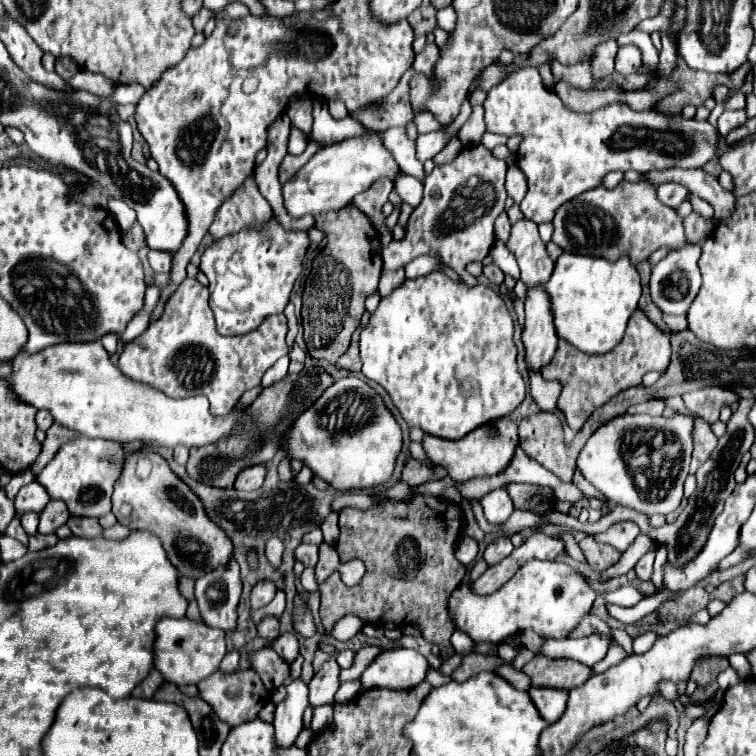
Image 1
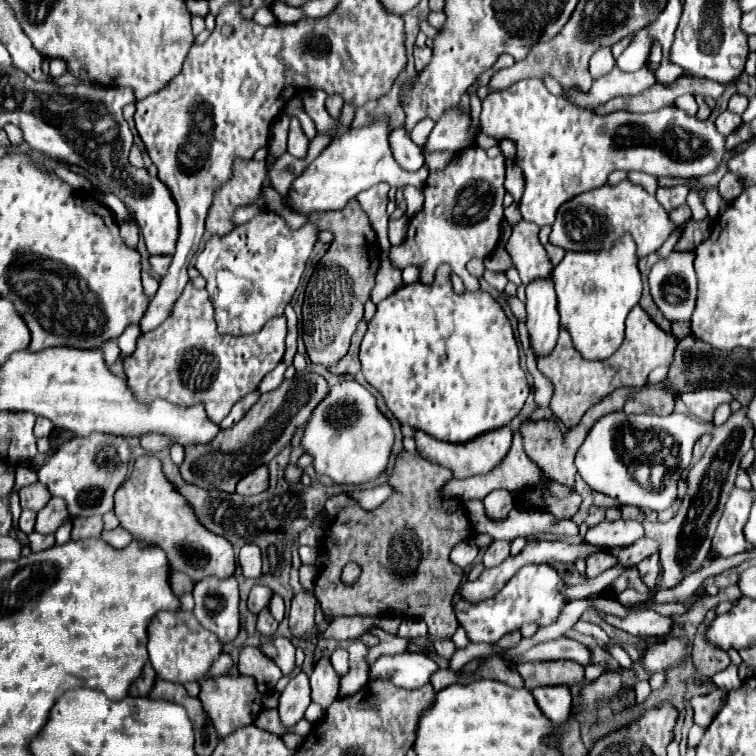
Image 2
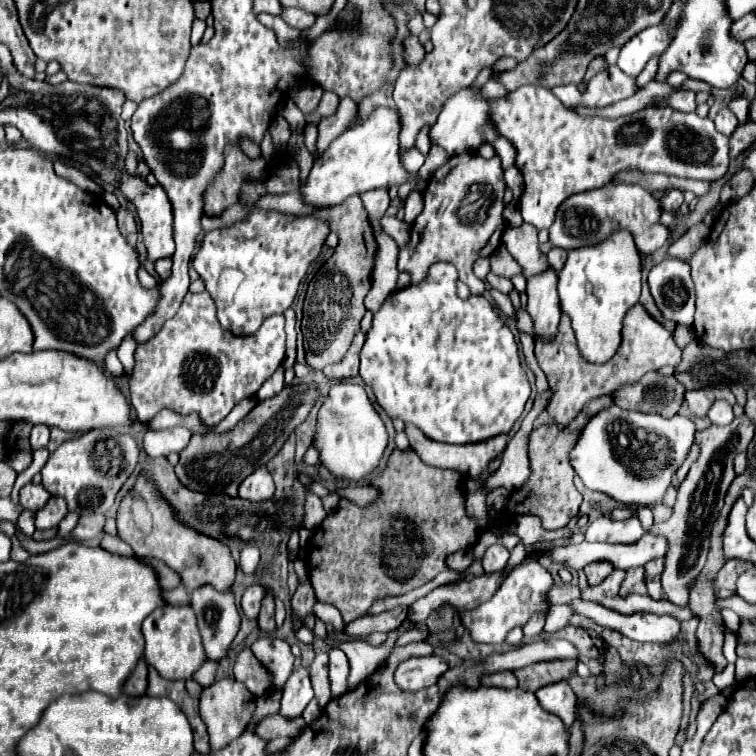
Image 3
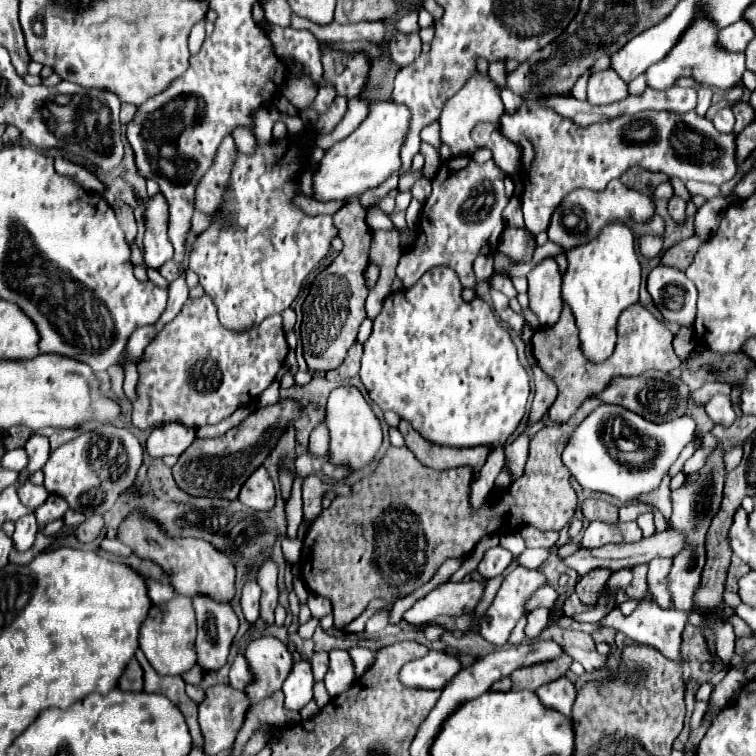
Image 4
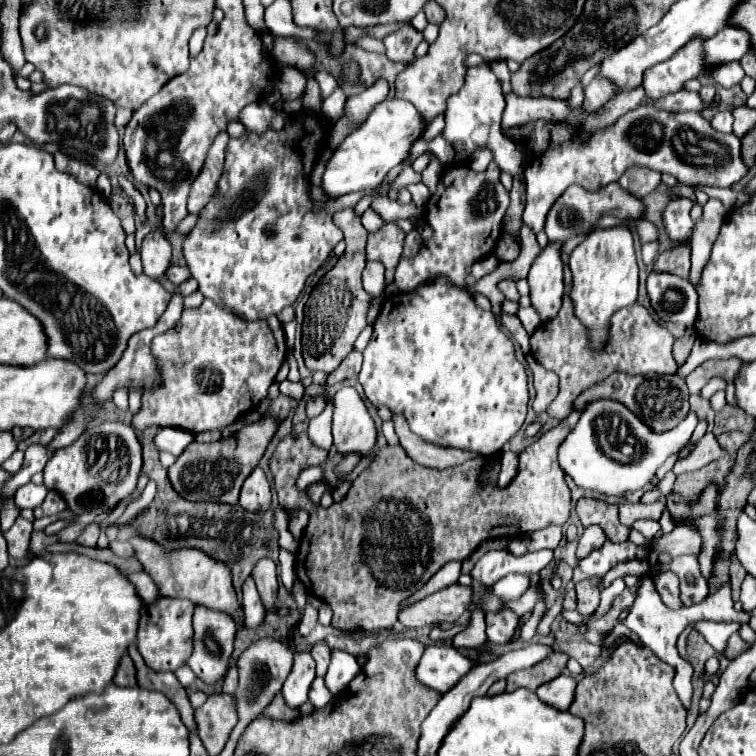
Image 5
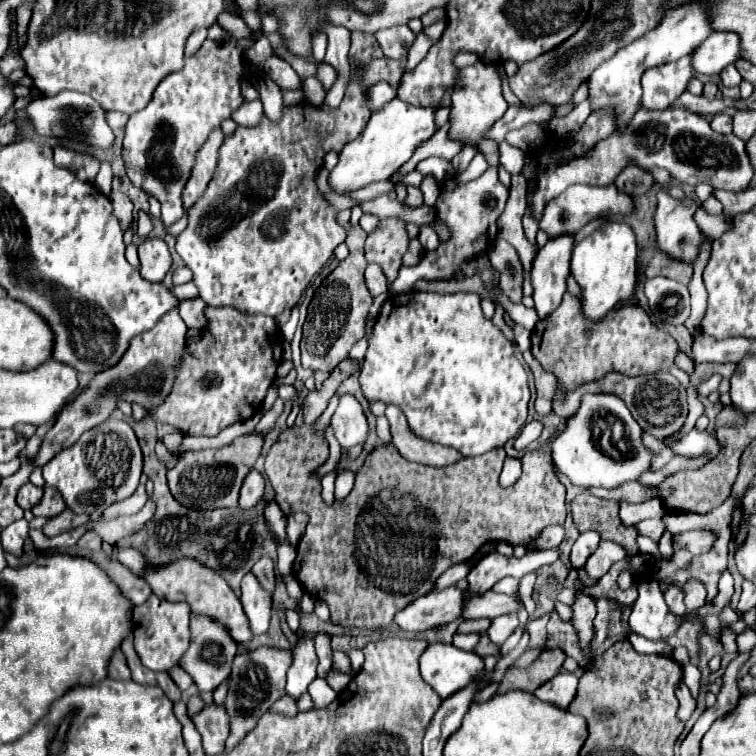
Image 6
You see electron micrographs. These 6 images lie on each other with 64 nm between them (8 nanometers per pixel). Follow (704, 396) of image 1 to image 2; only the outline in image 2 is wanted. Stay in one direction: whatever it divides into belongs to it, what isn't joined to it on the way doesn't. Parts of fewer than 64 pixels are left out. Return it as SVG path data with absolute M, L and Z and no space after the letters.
M703 388L682 393L680 396L691 415L700 416L704 420L712 420L714 410L724 404L732 402L732 394L727 390L717 388Z

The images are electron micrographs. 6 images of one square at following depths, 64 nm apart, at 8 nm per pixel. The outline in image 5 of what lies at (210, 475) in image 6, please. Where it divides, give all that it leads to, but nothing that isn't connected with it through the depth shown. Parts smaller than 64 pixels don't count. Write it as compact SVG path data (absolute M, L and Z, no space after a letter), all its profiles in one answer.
M262 416L260 420L246 424L240 432L232 434L230 438L216 440L216 442L192 442L168 468L168 478L176 492L190 502L226 502L236 504L240 488L244 480L252 474L258 466L260 458L264 456L266 446L272 442L280 420L274 416Z

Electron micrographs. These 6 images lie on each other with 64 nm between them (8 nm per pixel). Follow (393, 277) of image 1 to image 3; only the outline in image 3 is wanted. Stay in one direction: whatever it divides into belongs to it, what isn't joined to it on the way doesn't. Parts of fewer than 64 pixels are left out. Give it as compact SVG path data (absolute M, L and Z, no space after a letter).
M386 234L378 236L378 254L376 254L376 268L372 274L372 288L364 300L366 308L370 308L372 312L376 312L386 300L386 296L396 290L398 280L396 256L398 256L396 242Z

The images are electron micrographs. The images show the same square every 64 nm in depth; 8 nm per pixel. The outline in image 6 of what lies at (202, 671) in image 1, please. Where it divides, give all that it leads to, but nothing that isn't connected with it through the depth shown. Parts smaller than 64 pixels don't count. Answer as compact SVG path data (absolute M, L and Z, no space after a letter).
M150 596L146 604L134 608L134 648L142 664L154 672L170 670L180 662L180 656L190 644L190 608L184 602L168 602L158 596Z

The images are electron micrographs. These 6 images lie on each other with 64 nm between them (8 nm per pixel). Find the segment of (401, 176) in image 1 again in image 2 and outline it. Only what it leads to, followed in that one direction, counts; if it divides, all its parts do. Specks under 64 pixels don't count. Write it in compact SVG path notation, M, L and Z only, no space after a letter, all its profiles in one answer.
M402 186L402 194L408 204L408 216L414 216L422 208L422 190L414 186Z

